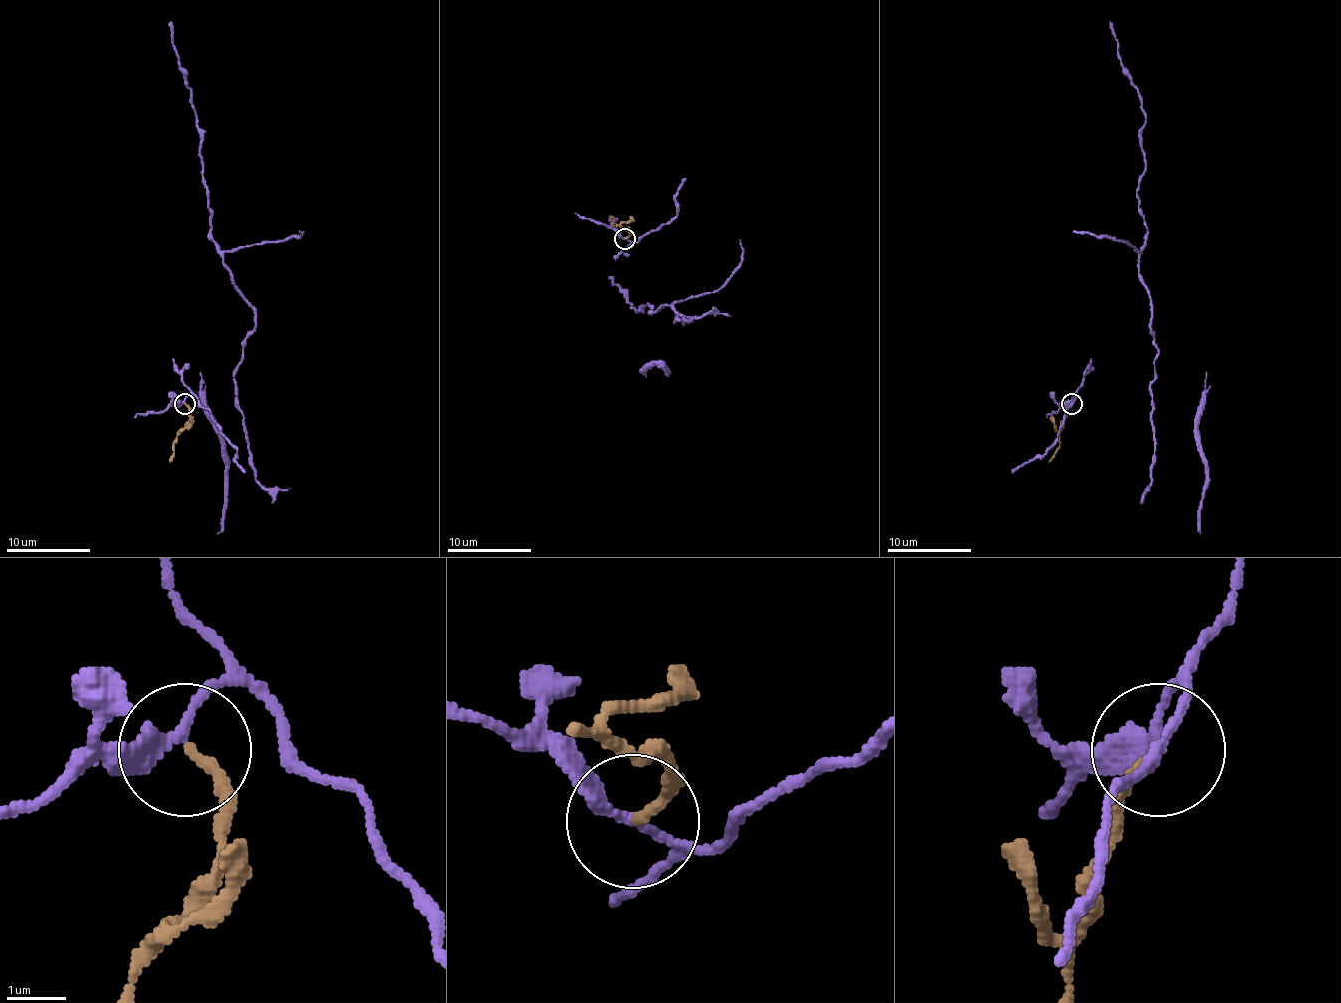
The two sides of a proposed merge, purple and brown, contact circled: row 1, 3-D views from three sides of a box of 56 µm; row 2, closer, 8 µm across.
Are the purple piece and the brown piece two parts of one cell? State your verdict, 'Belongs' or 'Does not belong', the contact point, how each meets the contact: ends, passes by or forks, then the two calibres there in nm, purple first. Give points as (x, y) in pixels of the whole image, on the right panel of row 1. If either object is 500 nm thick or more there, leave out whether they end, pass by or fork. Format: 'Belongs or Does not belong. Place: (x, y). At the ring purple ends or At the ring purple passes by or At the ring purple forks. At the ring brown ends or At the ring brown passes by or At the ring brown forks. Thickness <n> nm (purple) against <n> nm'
Does not belong. Place: (1072, 404). At the ring purple passes by. At the ring brown ends. Thickness 220 nm (purple) against 170 nm

